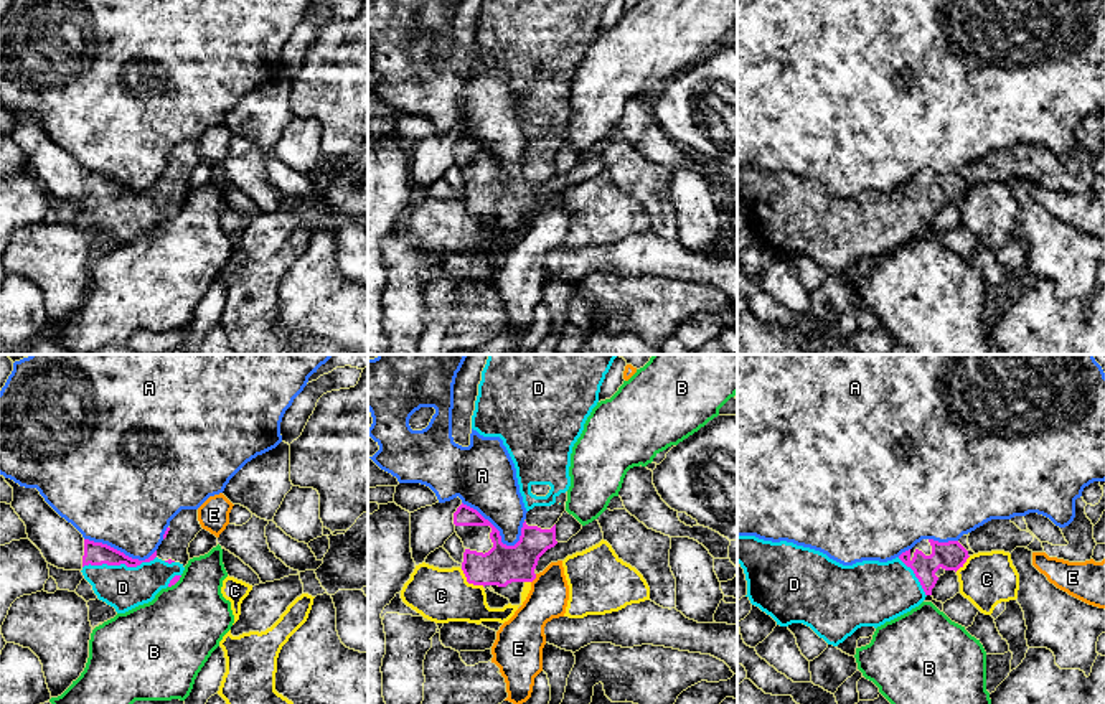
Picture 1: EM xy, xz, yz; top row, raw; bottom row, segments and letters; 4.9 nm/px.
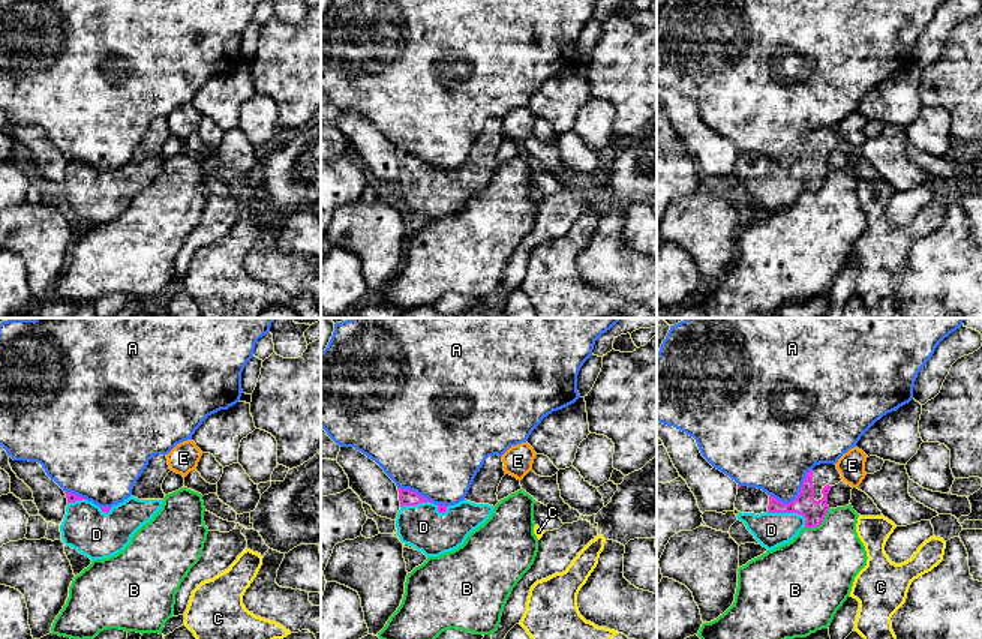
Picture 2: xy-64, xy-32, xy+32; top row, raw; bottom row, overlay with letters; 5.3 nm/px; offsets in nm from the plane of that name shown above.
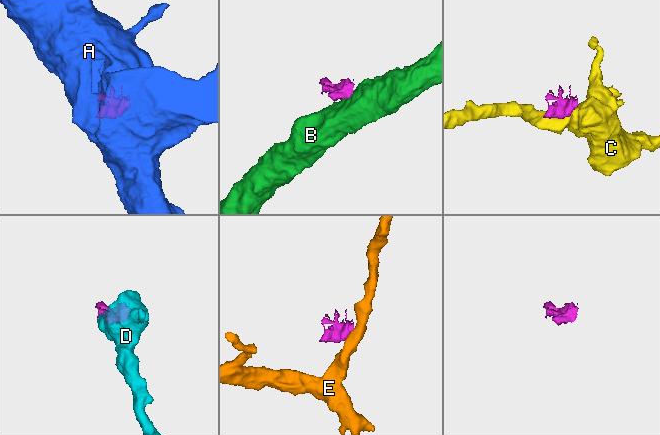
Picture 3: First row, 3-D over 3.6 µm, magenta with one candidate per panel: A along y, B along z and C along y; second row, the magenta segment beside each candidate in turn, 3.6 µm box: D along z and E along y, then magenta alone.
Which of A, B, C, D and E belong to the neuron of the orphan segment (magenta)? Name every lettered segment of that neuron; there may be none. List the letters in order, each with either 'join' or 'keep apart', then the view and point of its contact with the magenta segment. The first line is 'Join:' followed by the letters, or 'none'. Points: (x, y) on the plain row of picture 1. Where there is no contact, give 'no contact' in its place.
Join: D
A: keep apart; meets magenta in xz at (495, 159)
B: keep apart; meets magenta in xy at (175, 213)
C: keep apart; meets magenta in xz at (470, 213)
D: join; meets magenta in xy at (119, 195)
E: keep apart; meets magenta in xz at (535, 208)

